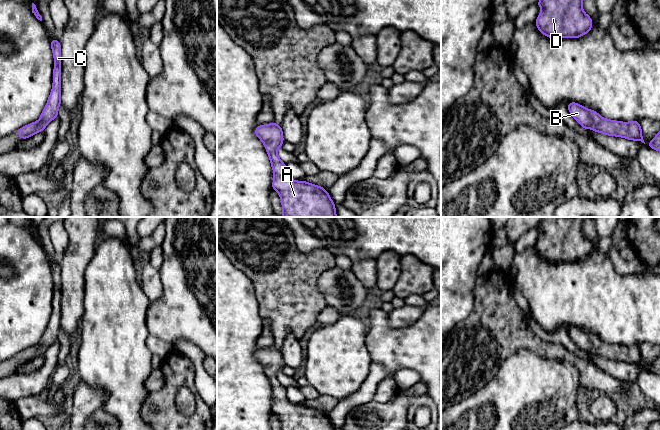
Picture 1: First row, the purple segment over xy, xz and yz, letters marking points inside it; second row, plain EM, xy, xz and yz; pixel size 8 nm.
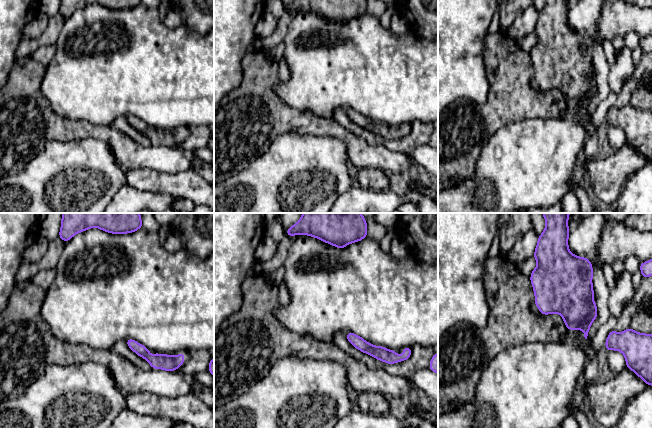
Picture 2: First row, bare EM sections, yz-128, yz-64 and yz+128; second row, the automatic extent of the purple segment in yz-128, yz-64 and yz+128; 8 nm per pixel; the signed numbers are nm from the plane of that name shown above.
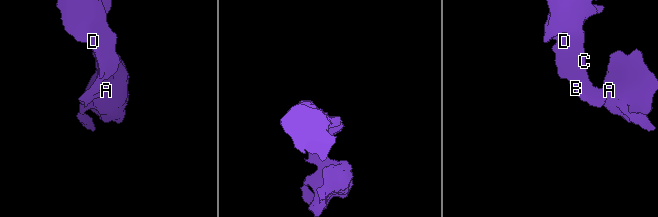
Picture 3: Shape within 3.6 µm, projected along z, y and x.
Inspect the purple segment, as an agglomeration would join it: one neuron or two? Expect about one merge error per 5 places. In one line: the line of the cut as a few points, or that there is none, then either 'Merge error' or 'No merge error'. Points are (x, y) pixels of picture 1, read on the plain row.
No split. No merge error

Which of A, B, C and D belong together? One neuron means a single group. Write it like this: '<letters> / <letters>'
A B C D

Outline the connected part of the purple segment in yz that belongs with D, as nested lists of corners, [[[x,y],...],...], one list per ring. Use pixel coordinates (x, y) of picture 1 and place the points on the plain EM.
[[[541,217],[537,228],[542,231],[535,248],[550,262],[578,262],[587,258],[592,243],[582,231],[585,217]]]

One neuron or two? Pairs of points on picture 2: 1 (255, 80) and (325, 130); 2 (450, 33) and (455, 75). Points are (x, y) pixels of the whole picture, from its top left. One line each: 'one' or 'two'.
1: one
2: one

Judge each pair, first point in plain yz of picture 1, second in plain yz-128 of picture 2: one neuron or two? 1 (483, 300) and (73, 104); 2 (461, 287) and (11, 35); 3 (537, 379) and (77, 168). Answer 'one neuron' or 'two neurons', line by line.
1: two neurons
2: one neuron
3: one neuron

